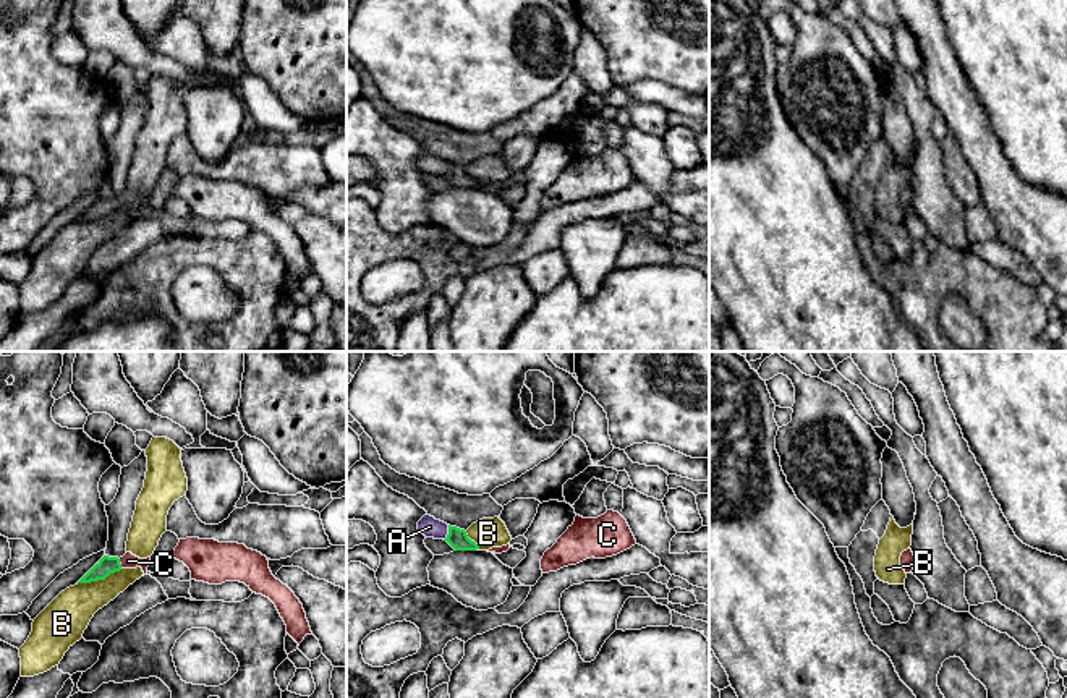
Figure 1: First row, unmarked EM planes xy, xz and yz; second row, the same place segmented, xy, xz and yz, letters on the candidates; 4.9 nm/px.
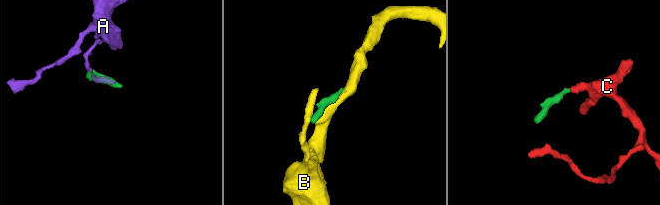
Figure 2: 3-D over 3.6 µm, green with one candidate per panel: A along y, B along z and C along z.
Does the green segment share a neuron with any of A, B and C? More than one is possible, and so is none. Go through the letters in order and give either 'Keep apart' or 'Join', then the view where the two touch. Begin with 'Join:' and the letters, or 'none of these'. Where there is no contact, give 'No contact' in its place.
Join: C
A: Keep apart. Touches green in xz
B: Keep apart. Touches green in xy
C: Join. Touches green in xy

